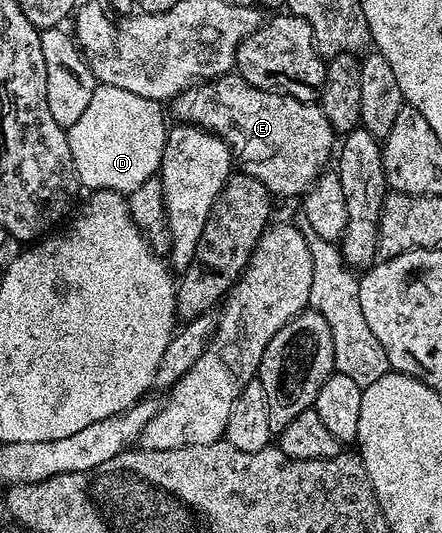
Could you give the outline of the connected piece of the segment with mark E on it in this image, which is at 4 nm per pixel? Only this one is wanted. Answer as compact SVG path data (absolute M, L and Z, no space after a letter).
M238 73L224 74L209 82L196 84L181 92L173 99L175 114L180 123L199 126L227 142L238 169L253 176L265 184L273 196L295 198L307 194L319 181L319 177L328 169L327 161L332 161L333 151L337 146L335 129L325 120L325 112L314 102L298 102L288 94L278 94L272 90L262 90L249 84Z

